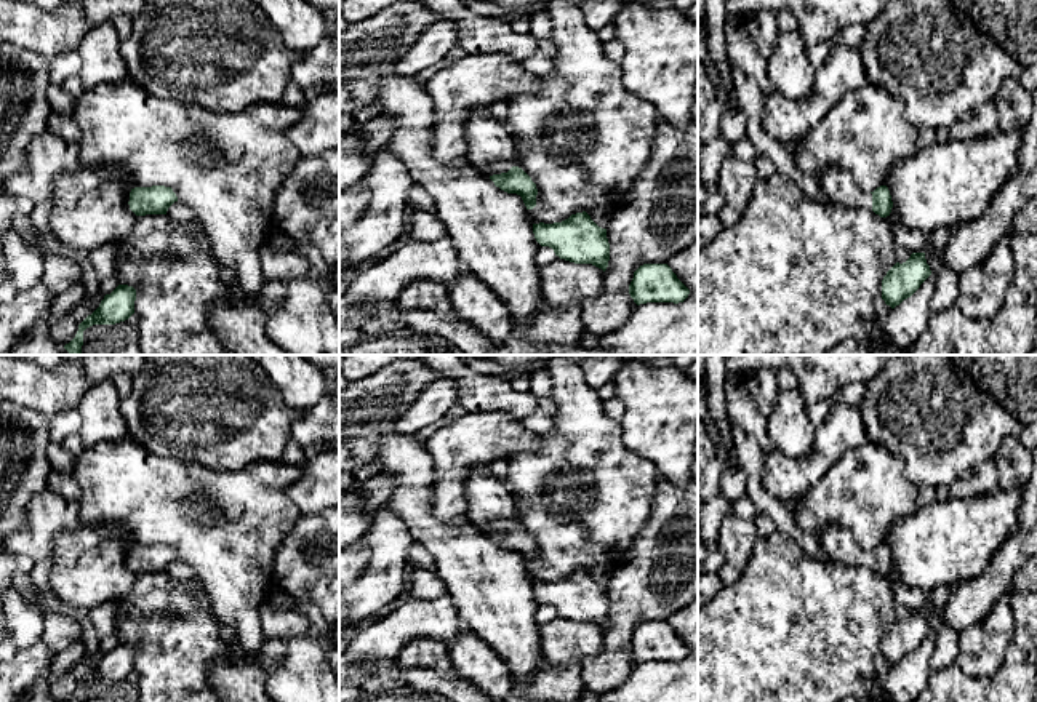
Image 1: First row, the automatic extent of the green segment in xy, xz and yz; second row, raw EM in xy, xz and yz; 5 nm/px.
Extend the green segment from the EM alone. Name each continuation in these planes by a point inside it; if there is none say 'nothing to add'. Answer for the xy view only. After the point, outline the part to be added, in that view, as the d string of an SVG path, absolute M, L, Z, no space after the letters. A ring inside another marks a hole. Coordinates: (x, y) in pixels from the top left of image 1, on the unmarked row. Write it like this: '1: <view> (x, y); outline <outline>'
nothing to add

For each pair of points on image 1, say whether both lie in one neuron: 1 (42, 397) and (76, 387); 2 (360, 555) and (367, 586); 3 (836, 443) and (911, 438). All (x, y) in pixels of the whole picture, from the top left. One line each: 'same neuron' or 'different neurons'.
1: same neuron
2: different neurons
3: different neurons

